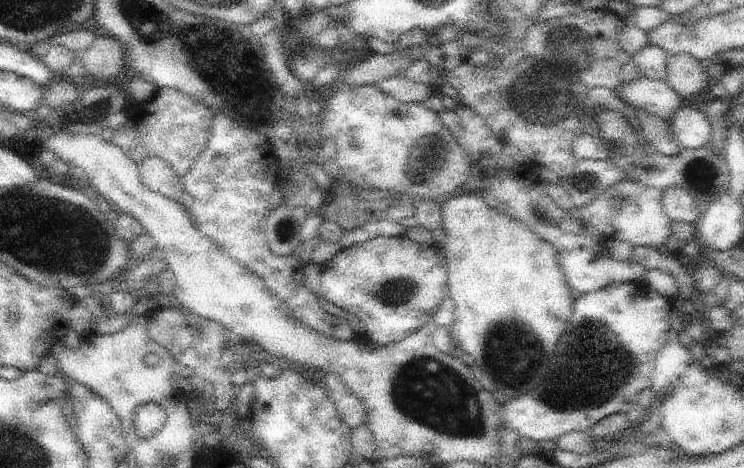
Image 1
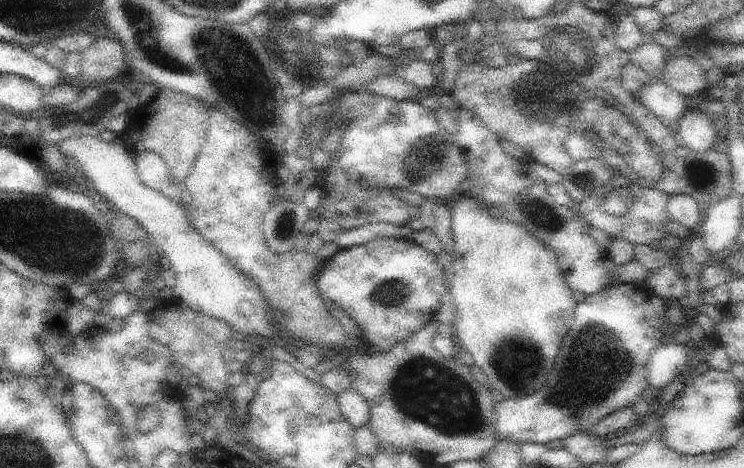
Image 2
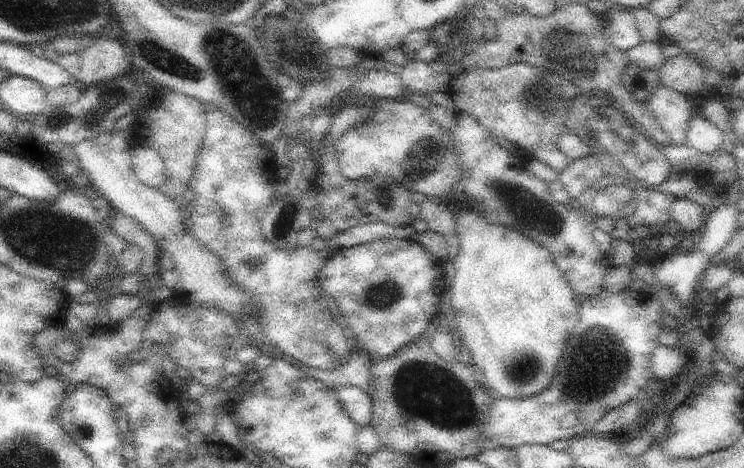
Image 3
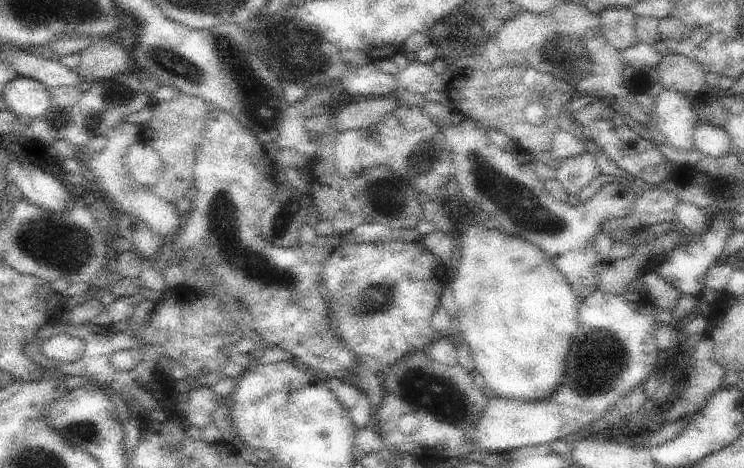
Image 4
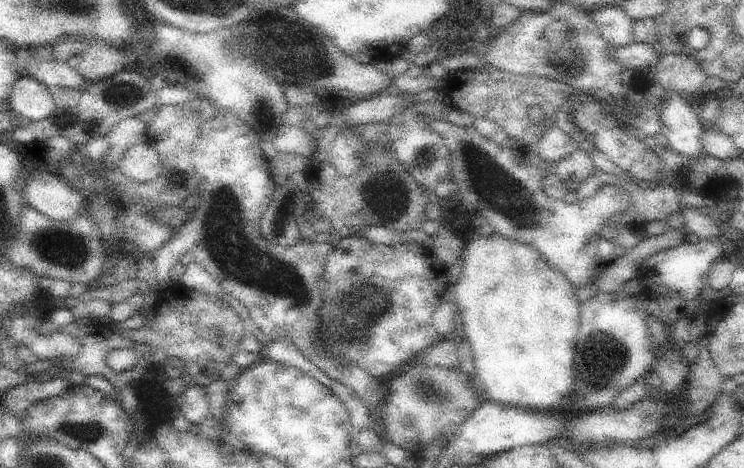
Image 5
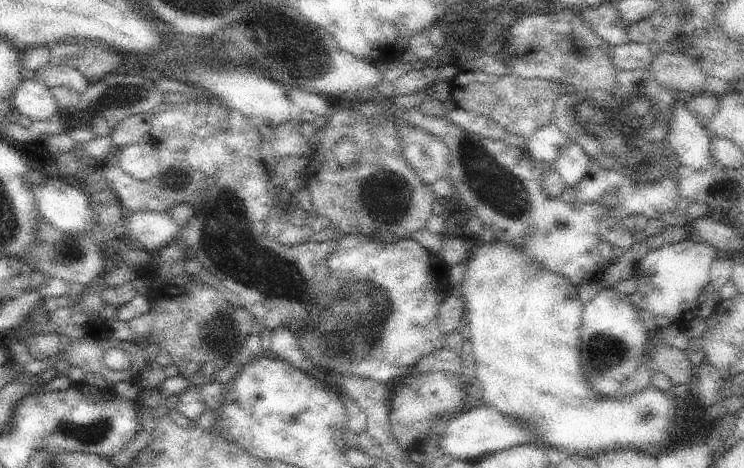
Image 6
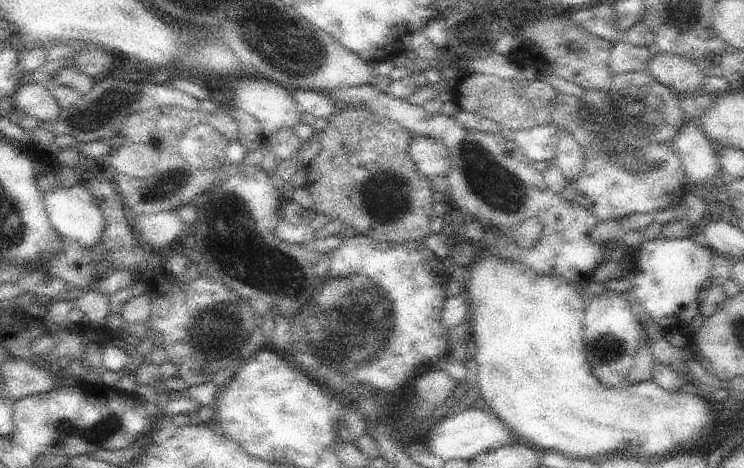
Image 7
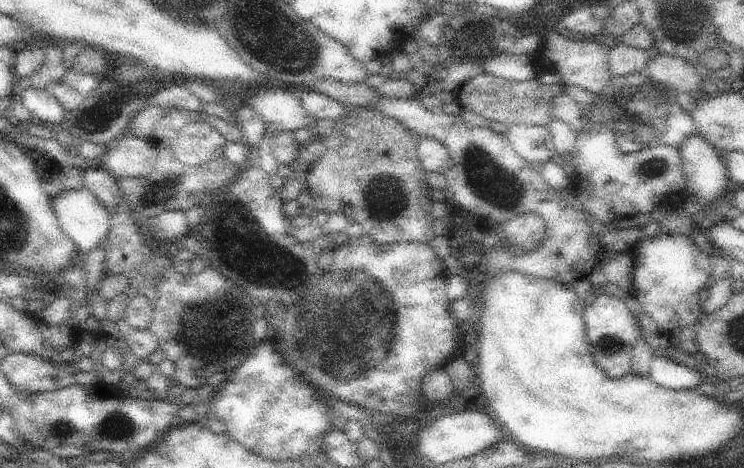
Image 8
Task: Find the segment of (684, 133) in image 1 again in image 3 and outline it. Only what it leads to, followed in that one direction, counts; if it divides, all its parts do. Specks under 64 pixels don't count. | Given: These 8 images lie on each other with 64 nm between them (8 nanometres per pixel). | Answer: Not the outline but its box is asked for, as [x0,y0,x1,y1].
[686,116,726,154]

